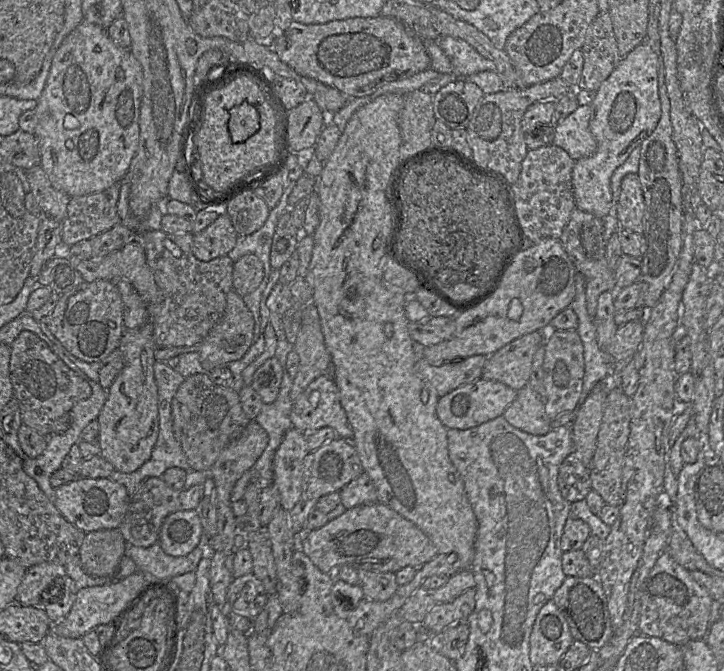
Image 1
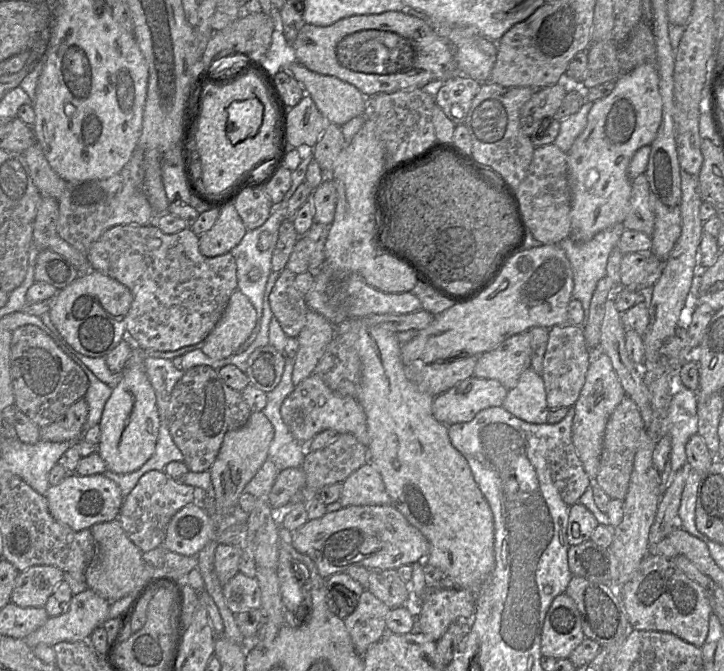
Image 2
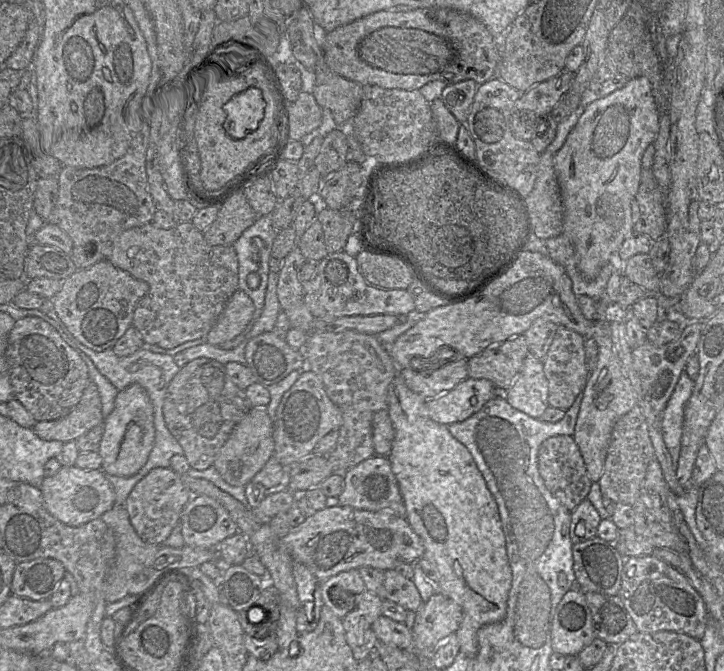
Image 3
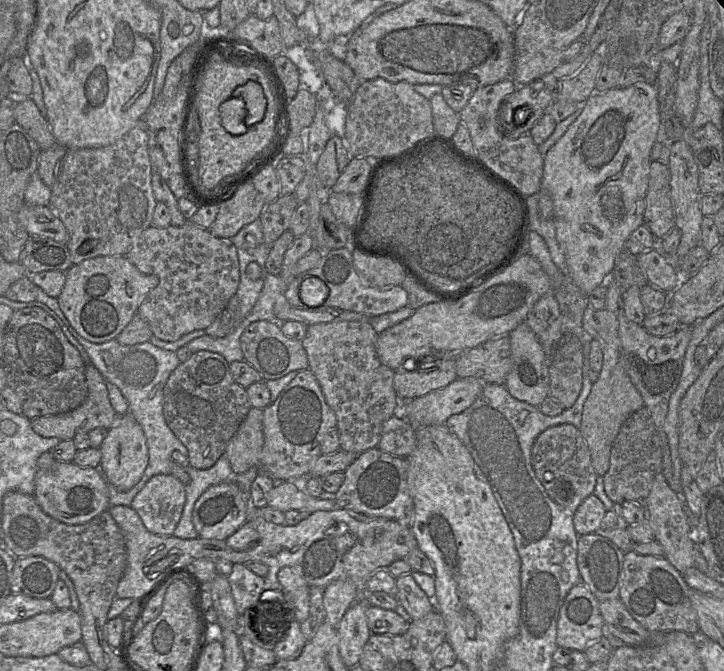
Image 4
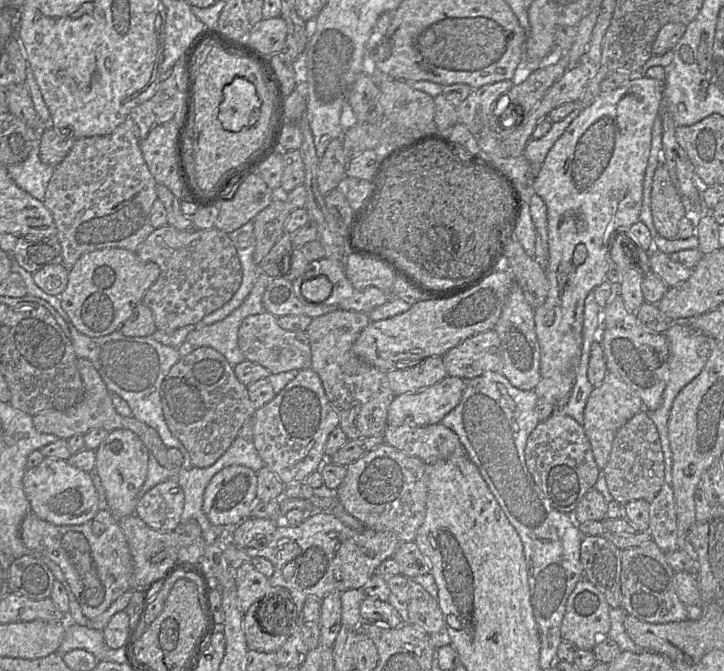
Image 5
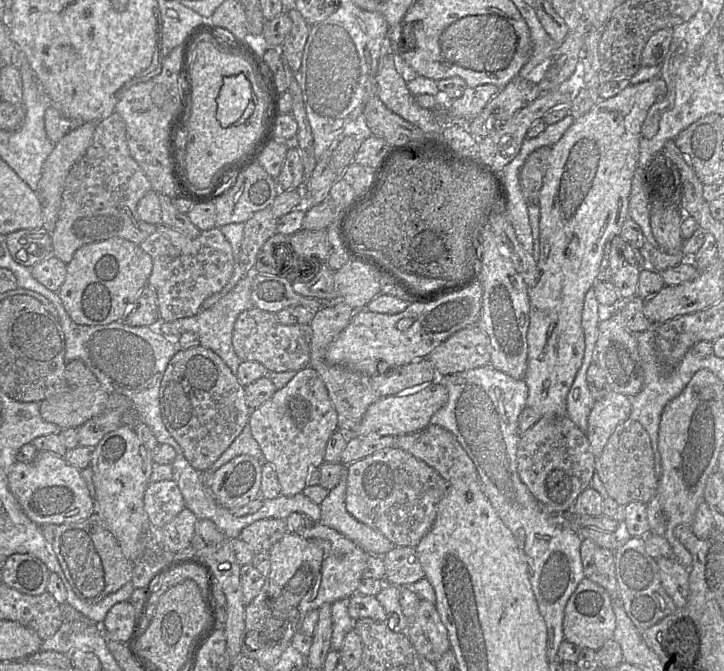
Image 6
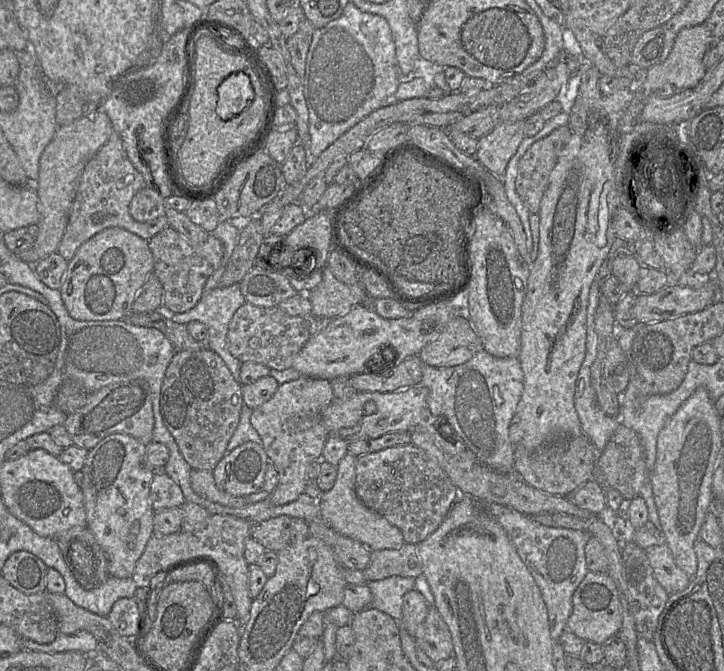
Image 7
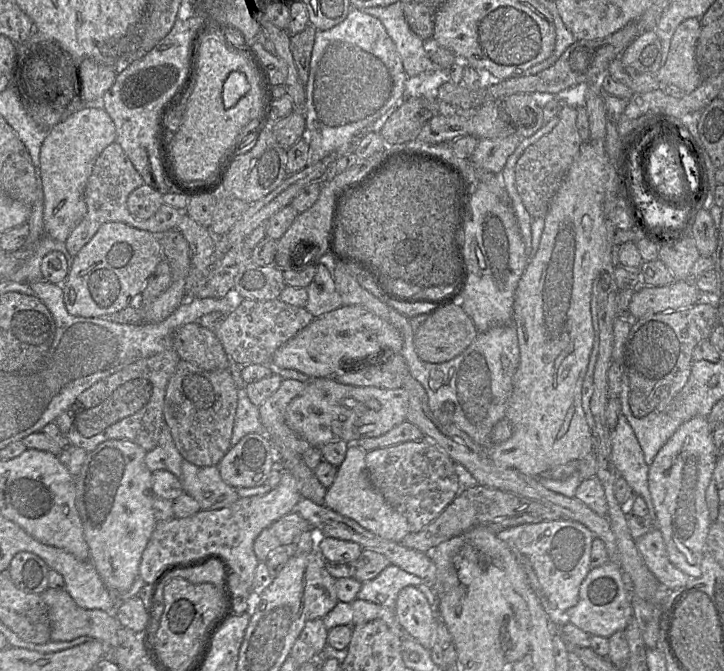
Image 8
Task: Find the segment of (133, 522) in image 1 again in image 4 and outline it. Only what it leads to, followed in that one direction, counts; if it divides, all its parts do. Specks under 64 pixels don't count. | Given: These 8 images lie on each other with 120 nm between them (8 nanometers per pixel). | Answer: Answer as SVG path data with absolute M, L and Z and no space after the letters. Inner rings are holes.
M158 474L151 477L136 494L130 507L139 515L146 529L157 535L173 535L182 515L186 500L185 485L172 474Z

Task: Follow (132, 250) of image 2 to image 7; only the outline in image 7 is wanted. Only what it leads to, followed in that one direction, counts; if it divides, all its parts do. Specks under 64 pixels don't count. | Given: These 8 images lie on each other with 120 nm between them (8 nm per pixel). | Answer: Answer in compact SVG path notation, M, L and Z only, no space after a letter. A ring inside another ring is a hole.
M167 227L148 241L153 255L153 273L163 287L164 311L168 314L184 313L192 309L203 295L203 288L210 275L220 266L223 256L222 242L213 236L198 246L192 246L176 230Z

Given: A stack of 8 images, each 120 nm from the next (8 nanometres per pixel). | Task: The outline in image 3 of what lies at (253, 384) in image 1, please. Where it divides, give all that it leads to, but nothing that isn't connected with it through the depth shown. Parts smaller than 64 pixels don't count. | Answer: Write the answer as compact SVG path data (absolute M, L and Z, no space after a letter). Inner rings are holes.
M274 331L249 339L245 347L245 360L256 382L266 387L280 382L293 370L306 368L303 348L292 348L285 338Z

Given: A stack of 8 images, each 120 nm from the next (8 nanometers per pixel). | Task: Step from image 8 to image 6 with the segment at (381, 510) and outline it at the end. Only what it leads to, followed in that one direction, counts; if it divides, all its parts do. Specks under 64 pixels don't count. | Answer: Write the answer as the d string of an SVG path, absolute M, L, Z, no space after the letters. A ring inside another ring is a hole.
M346 466L338 484L320 504L320 522L347 537L367 553L384 556L394 547L393 543L378 530L354 518L346 509L347 477Z

